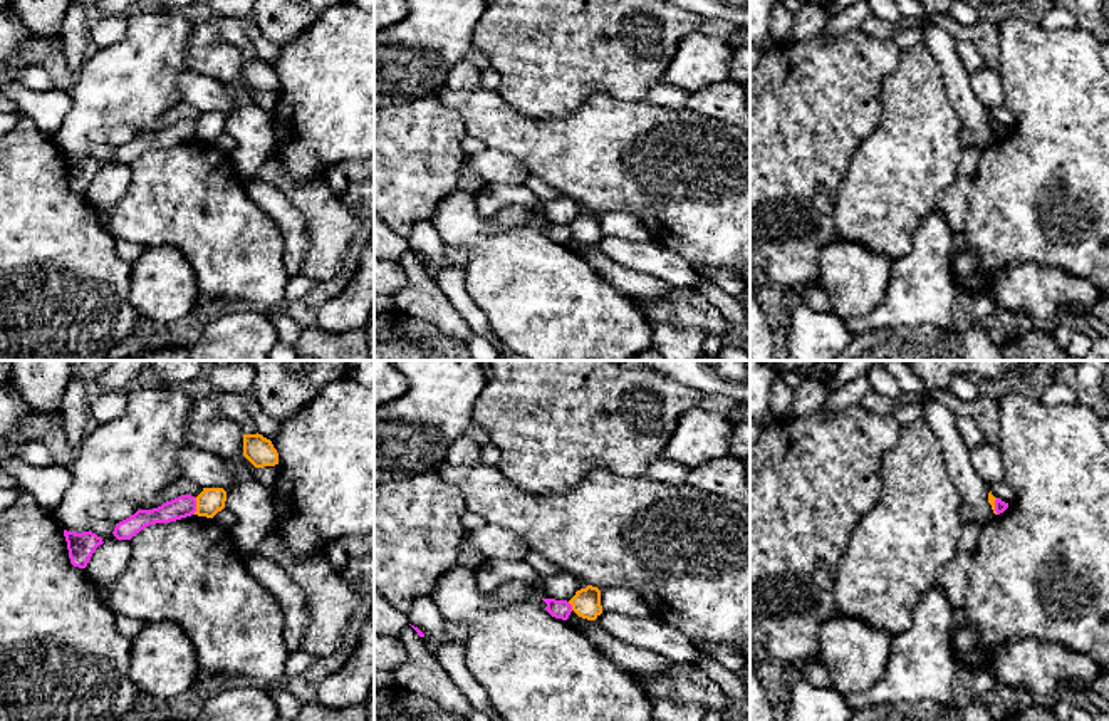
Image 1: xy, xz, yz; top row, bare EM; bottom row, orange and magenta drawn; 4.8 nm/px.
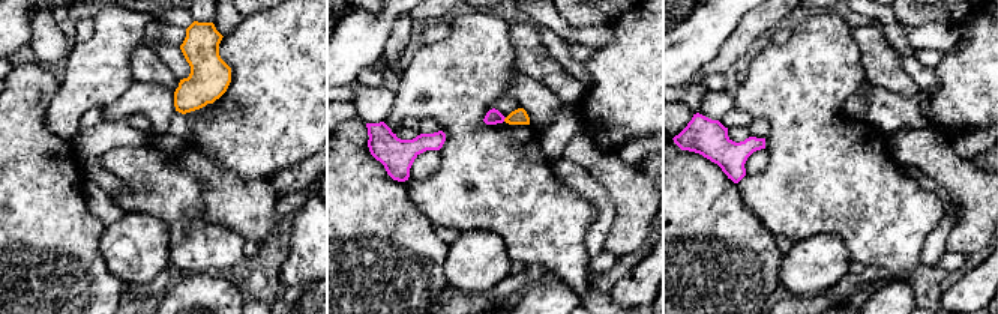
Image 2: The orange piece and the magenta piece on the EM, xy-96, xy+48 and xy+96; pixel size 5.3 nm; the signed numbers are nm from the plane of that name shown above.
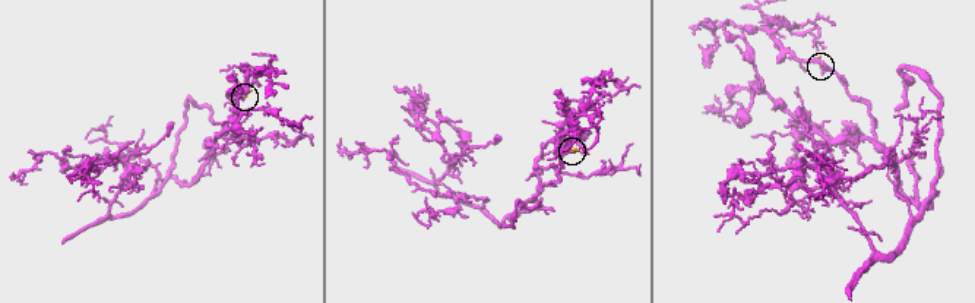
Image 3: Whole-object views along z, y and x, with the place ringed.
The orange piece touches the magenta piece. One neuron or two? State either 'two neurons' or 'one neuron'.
one neuron

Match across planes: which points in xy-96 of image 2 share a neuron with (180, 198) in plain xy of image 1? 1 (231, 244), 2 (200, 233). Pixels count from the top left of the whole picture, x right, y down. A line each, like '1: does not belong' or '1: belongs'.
1: belongs
2: belongs

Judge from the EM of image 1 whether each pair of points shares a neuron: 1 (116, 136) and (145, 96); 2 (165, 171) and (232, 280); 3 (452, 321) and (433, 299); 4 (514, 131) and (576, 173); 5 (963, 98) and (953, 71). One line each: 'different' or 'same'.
1: different
2: same
3: same
4: same
5: same

